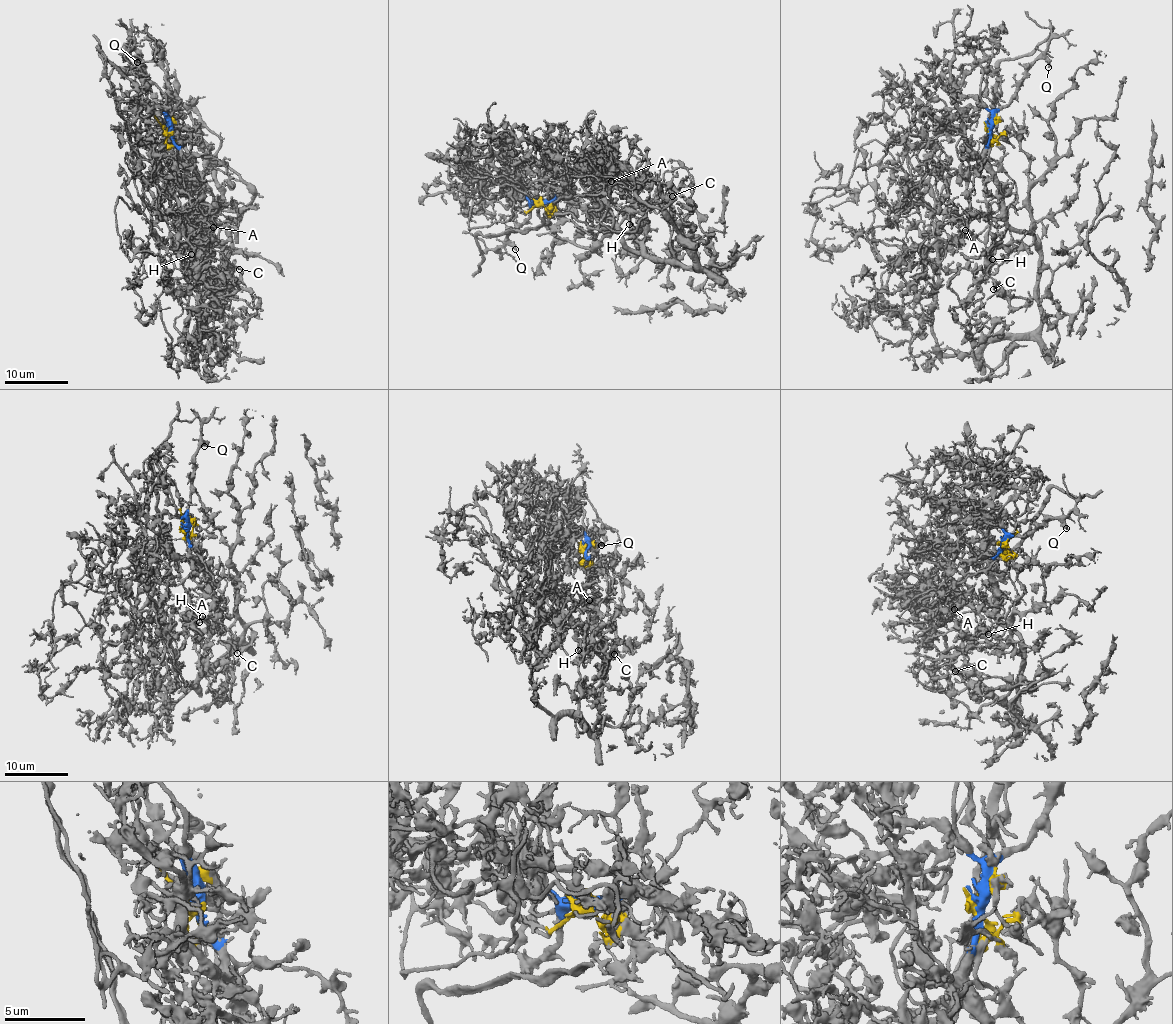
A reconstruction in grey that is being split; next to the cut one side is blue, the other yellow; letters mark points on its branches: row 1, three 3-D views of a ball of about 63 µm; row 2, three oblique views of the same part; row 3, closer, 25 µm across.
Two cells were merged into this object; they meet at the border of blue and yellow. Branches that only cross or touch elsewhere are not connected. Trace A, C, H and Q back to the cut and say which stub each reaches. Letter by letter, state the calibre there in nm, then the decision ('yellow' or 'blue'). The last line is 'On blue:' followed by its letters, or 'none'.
A: calibre 120 nm; yellow
C: calibre 160 nm; yellow
H: calibre 160 nm; yellow
Q: calibre 180 nm; blue
On blue: Q

